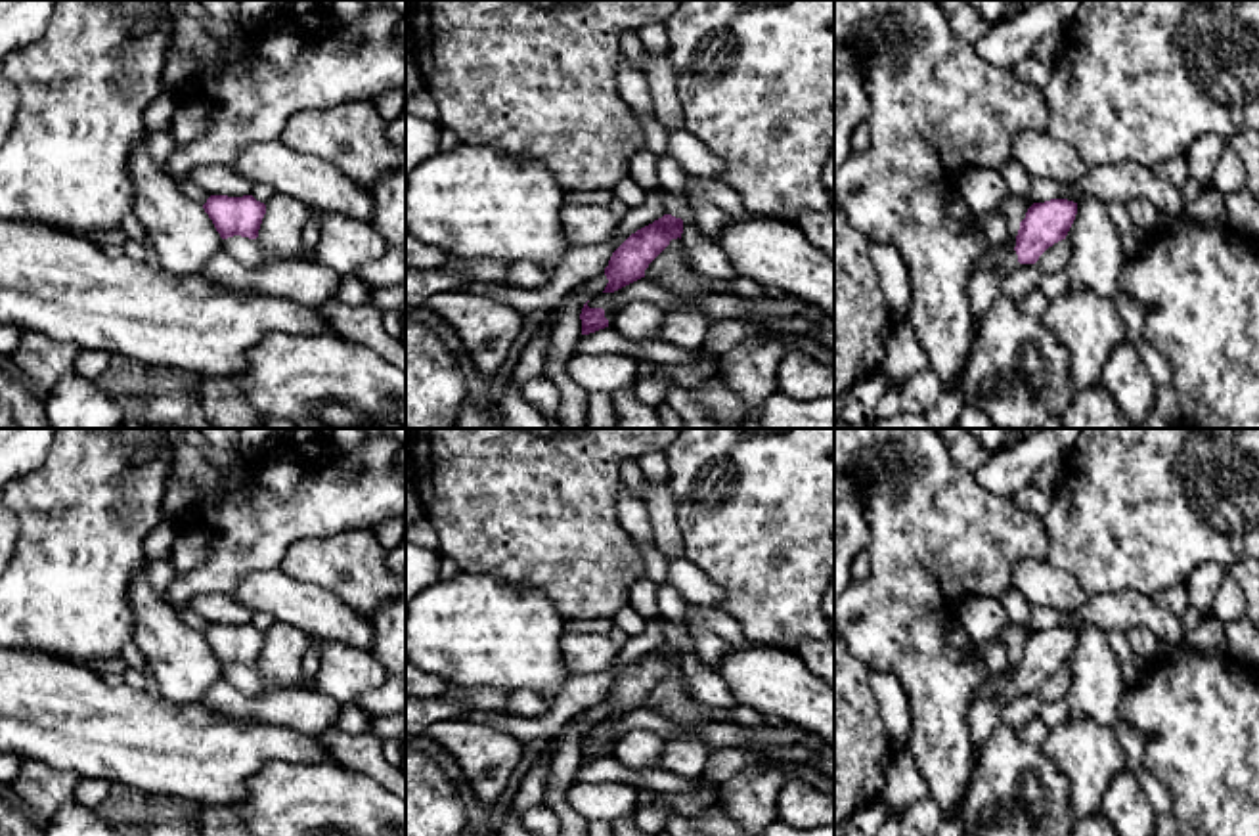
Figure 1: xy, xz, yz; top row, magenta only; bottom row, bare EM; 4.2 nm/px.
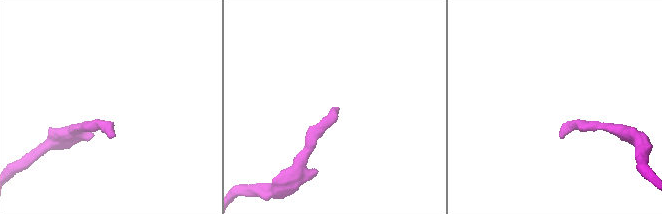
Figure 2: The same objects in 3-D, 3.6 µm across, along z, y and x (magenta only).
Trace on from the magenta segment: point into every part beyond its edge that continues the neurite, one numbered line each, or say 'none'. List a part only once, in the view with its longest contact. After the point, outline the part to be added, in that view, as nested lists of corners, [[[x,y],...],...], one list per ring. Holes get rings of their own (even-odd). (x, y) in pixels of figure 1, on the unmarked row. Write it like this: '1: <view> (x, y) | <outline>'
1: yz (984, 716) | [[[1016,679],[995,691],[993,694],[972,702],[968,712],[970,721],[970,744],[972,744],[972,769],[976,773],[978,758],[993,733],[1001,723],[1001,710],[1006,700],[1018,694]]]

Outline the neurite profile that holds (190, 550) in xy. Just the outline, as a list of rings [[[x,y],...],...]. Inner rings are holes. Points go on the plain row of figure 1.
[[[205,526],[178,530],[170,555],[176,576],[188,574],[209,557],[209,541],[210,532]]]

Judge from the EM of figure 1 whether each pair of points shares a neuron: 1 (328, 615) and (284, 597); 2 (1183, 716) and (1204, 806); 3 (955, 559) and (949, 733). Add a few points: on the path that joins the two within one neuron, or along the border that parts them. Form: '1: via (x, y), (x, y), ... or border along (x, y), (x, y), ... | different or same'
1: via (316, 611), (295, 603) | same
2: via (1204, 739), (1204, 783) | same
3: via (915, 574), (915, 647), (938, 680) | same

